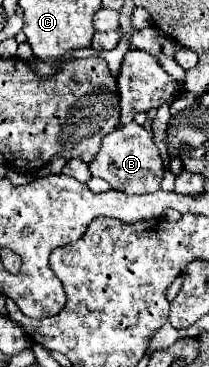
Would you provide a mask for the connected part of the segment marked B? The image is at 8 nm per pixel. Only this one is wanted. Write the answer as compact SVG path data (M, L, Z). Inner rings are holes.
M129 122L125 126L117 126L117 130L101 140L101 148L89 162L89 170L93 176L107 180L113 190L121 190L125 194L145 194L159 190L163 178L163 160L151 132L137 122Z

